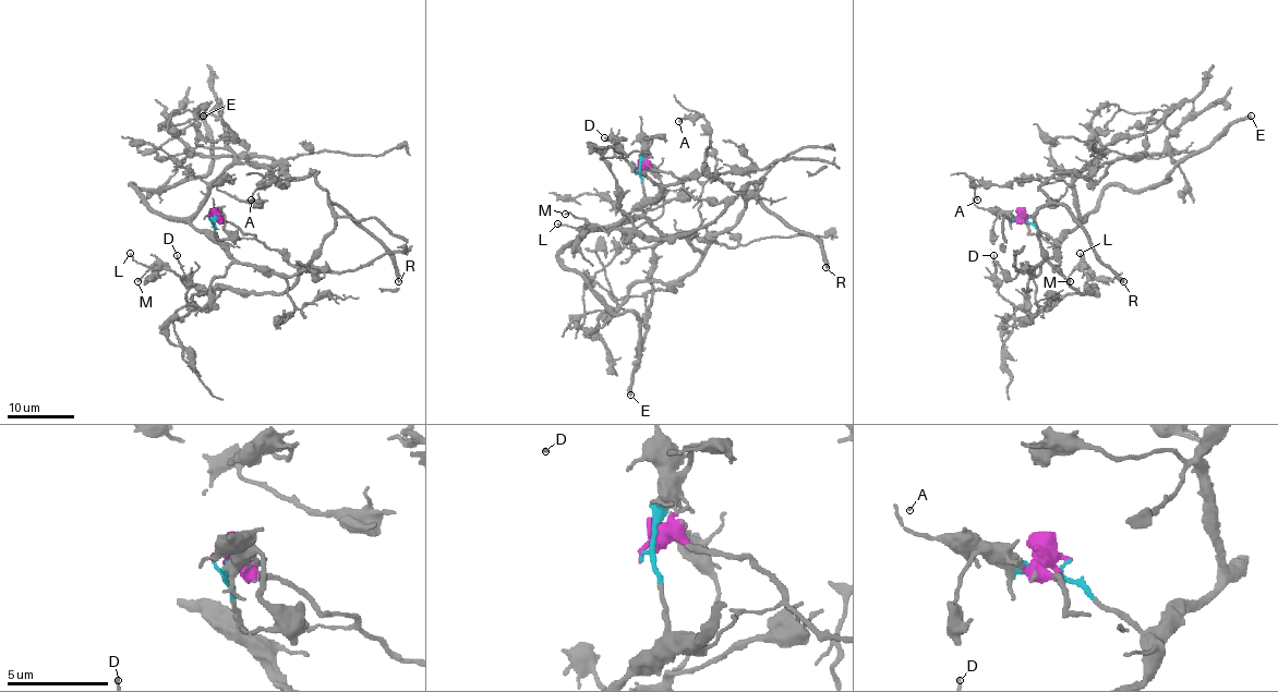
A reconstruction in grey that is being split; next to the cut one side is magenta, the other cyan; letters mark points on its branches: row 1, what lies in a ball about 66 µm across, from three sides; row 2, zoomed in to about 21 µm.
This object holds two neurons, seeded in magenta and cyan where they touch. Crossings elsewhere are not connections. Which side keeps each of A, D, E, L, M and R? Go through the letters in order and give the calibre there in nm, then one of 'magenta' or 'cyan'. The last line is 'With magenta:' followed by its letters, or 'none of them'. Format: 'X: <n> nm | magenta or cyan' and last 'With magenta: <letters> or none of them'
A: 140 nm | cyan
D: 110 nm | cyan
E: 420 nm | cyan
L: 160 nm | magenta
M: 180 nm | magenta
R: 420 nm | magenta
With magenta: L, M, R

